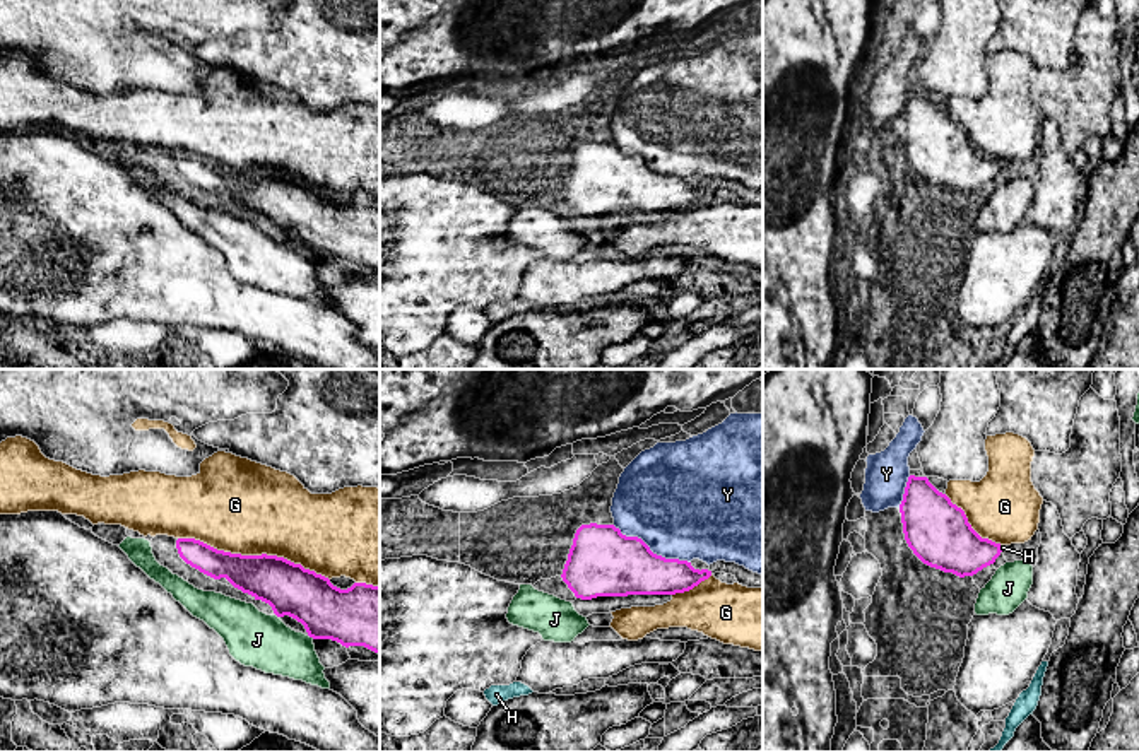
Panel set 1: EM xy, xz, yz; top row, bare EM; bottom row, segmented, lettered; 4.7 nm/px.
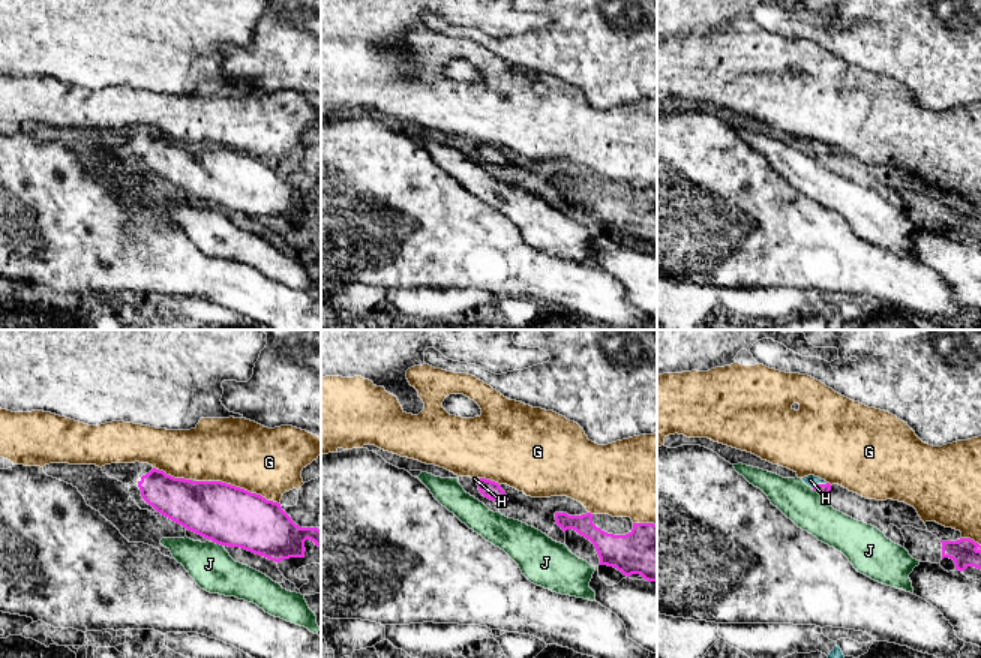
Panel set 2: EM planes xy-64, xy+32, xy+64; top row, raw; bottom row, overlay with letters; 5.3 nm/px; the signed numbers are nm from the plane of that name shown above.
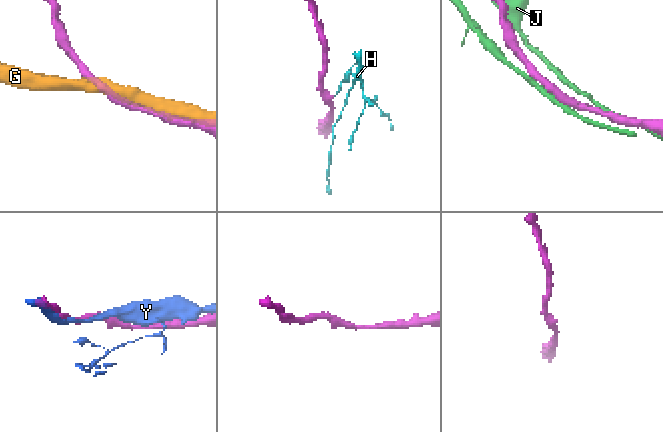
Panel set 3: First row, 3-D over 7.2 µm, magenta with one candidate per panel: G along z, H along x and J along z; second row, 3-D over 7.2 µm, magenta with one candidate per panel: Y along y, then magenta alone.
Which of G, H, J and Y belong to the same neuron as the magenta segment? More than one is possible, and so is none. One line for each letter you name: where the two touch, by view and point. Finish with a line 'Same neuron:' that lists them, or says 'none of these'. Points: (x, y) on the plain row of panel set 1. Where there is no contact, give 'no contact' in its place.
H: contact yz (999, 164)
Same neuron: H

